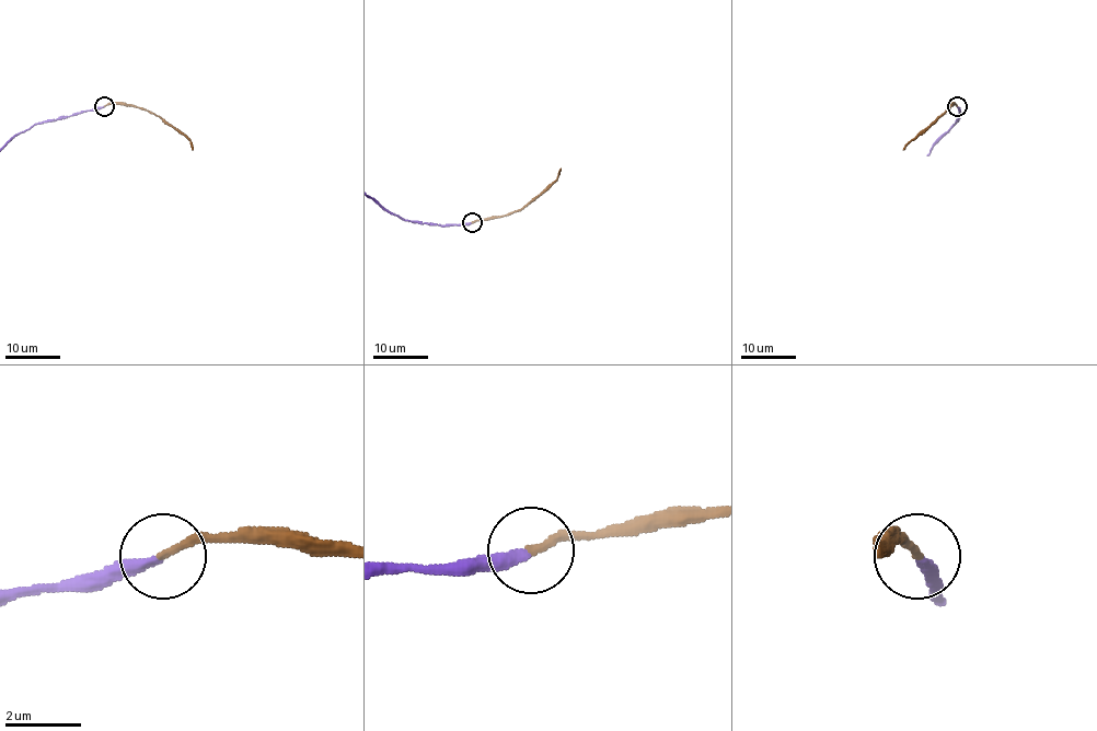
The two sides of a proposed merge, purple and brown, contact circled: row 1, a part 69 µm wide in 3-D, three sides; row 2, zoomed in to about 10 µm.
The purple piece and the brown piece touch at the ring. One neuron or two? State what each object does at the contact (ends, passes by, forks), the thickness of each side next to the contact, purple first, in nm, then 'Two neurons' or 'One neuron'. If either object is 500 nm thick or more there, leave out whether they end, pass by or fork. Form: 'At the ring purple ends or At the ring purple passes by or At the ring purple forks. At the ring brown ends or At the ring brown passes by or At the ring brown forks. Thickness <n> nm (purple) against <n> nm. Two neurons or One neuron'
At the ring purple ends. At the ring brown ends. Thickness 320 nm (purple) against 200 nm. One neuron

